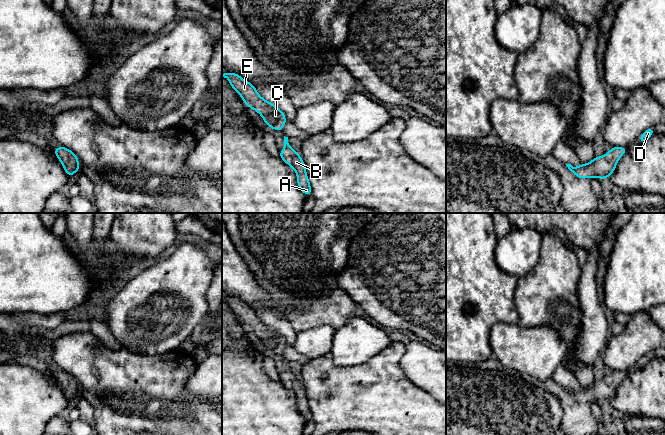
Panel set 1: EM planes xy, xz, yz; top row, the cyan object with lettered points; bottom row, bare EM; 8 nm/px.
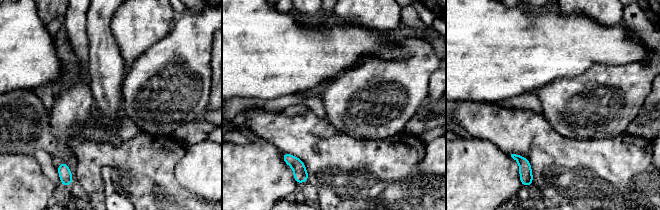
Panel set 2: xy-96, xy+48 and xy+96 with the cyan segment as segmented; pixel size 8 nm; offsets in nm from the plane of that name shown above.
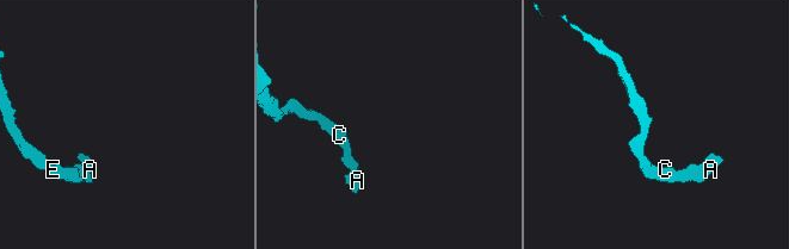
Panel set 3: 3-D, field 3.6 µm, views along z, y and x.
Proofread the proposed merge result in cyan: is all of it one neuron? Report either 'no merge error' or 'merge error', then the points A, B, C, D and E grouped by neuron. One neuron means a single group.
no merge error; groups A B C D E

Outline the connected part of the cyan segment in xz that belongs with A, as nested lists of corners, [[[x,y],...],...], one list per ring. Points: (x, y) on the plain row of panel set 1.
[[[284,360],[284,373],[280,374],[279,381],[297,397],[297,409],[306,419],[312,418],[312,412],[306,397],[306,390],[297,375],[294,375],[288,367],[288,361]]]

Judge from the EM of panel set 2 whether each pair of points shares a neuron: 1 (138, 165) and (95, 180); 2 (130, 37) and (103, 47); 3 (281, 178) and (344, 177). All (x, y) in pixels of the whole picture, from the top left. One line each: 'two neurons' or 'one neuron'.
1: one neuron
2: two neurons
3: two neurons

